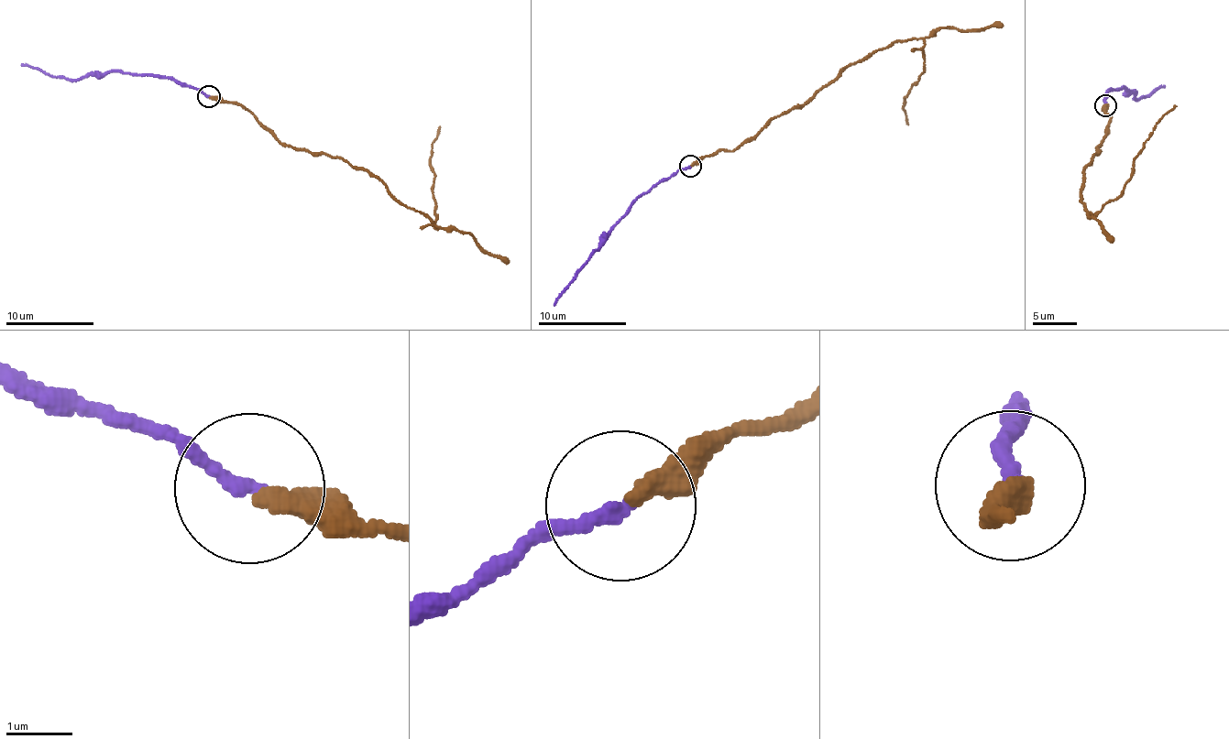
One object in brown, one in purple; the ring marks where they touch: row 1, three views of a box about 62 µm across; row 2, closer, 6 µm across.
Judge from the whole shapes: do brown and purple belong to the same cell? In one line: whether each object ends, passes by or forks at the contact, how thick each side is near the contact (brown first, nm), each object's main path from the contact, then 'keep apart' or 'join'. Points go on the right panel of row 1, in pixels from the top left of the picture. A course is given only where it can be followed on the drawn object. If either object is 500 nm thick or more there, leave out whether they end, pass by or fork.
brown ends there; purple ends there; 360 nm thick on the brown side, 200 nm on the other; brown runs (1106, 105), (1111, 117), (1102, 152), (1083, 172), (1081, 201), (1091, 214), (1122, 192), (1152, 127), (1177, 106); purple runs (1106, 105), (1103, 97), (1111, 89), (1134, 92), (1138, 99), (1166, 87); join

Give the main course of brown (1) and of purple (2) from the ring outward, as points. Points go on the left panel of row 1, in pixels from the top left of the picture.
1: (209, 97), (234, 102), (286, 145), (342, 157), (437, 227), (431, 146), (440, 128)
2: (209, 97), (153, 75), (87, 73), (71, 81), (21, 65)

